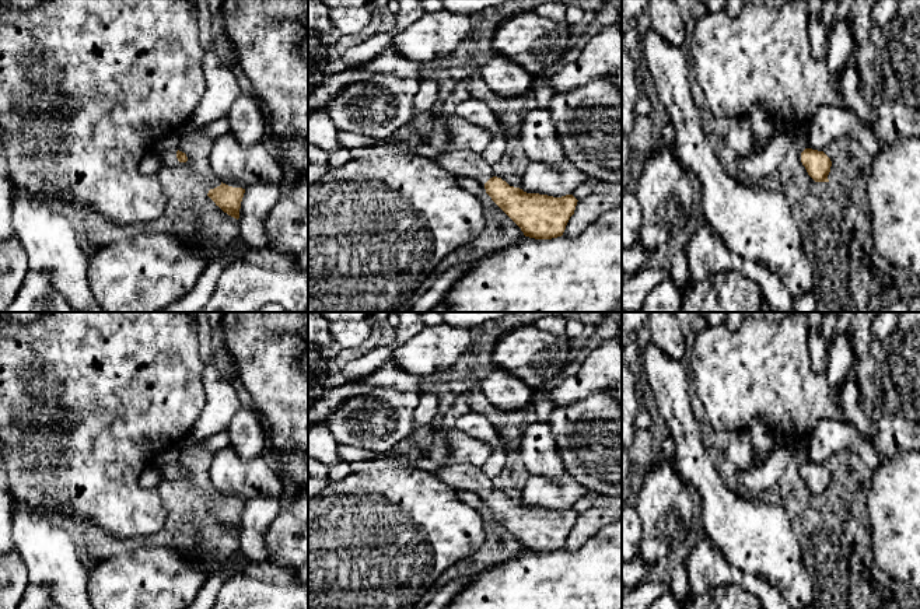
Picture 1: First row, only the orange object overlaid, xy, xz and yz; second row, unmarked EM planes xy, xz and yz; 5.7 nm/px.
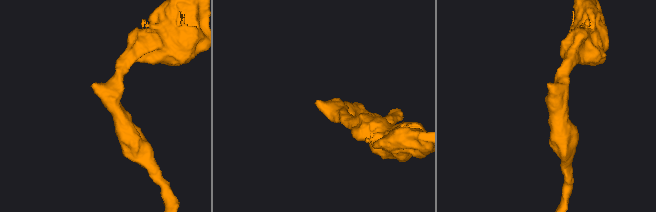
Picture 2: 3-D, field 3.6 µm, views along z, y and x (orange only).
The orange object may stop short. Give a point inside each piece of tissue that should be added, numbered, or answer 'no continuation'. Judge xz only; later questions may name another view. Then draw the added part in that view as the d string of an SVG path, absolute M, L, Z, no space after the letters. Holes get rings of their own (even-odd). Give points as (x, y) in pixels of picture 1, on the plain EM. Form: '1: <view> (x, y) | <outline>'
1: xz (461, 476) | M447 463L433 473L455 490L475 491L483 498L494 490L482 468L471 463Z

